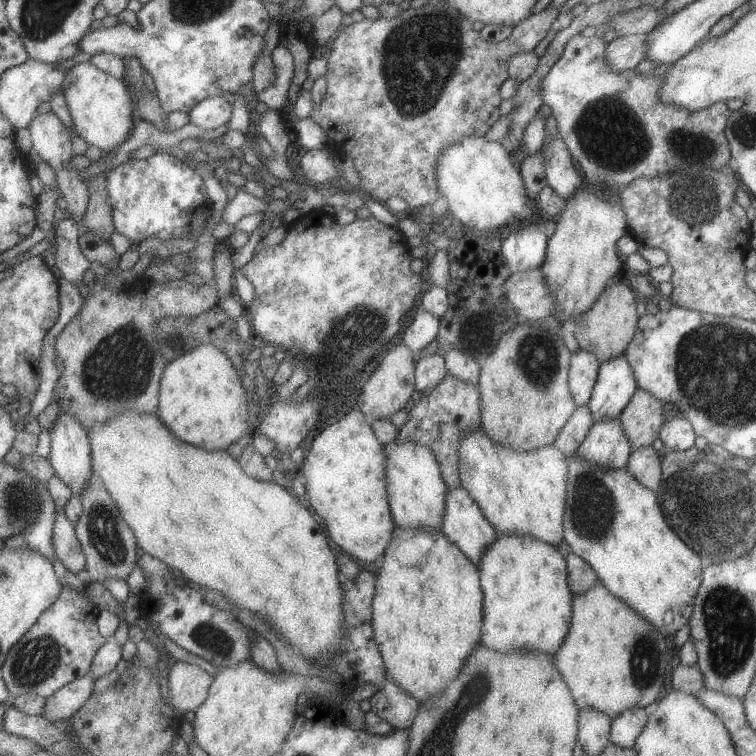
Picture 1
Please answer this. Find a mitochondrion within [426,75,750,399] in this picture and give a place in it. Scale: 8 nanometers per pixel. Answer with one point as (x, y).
(607, 131)

